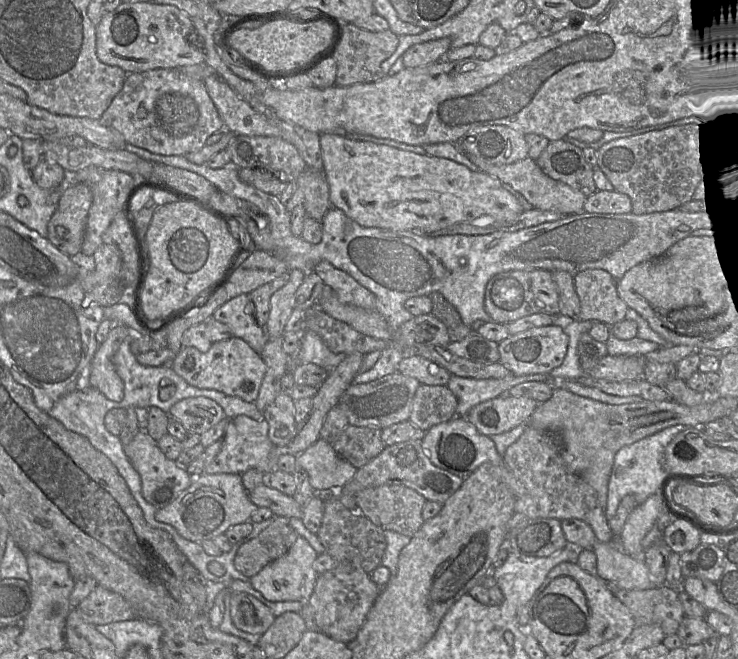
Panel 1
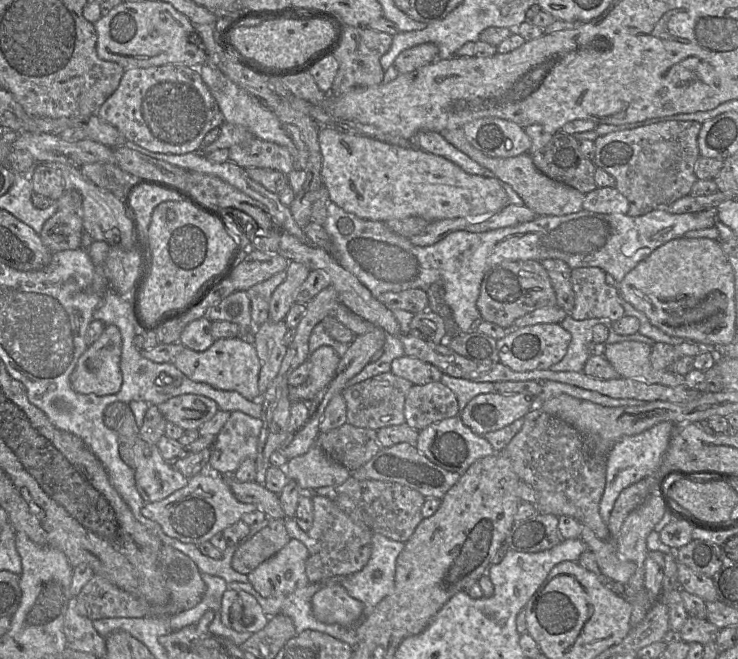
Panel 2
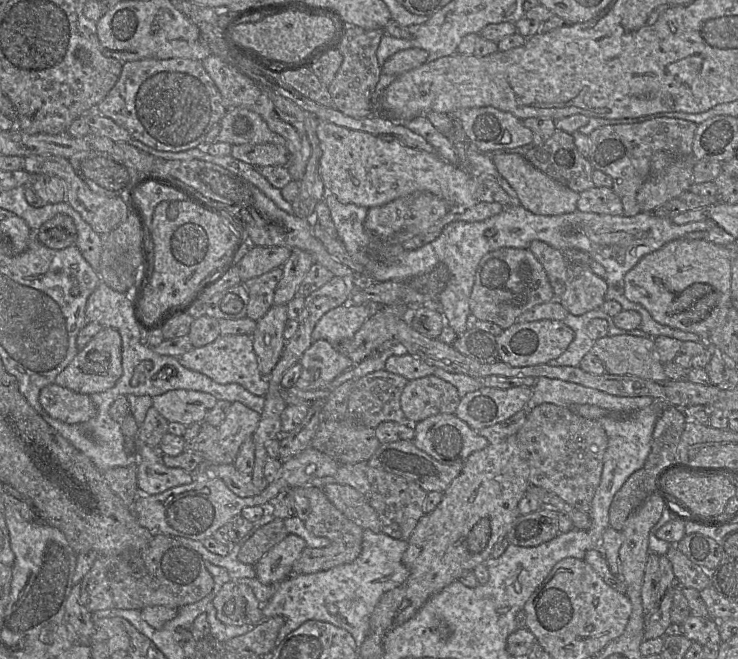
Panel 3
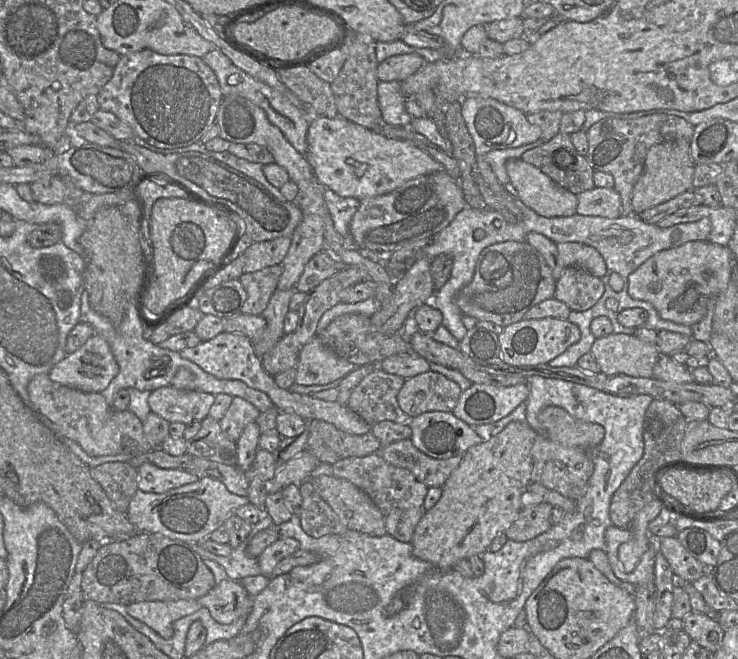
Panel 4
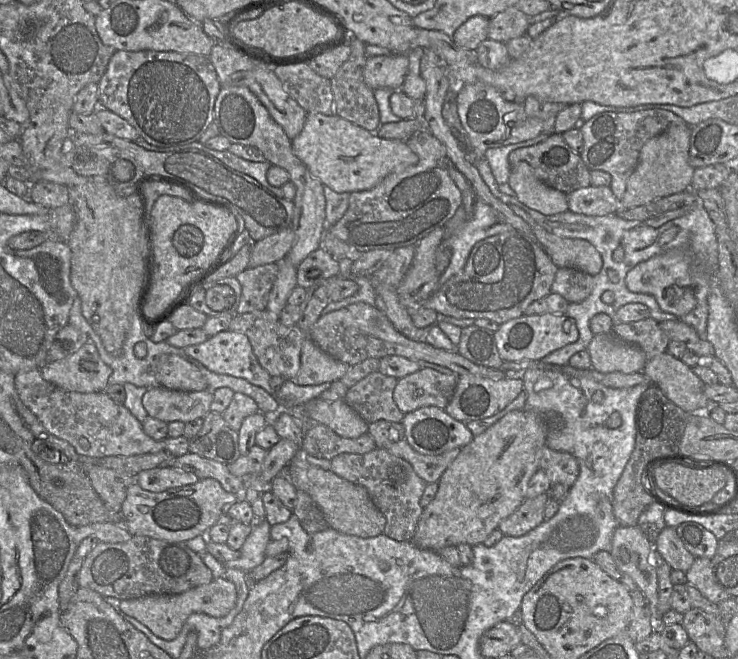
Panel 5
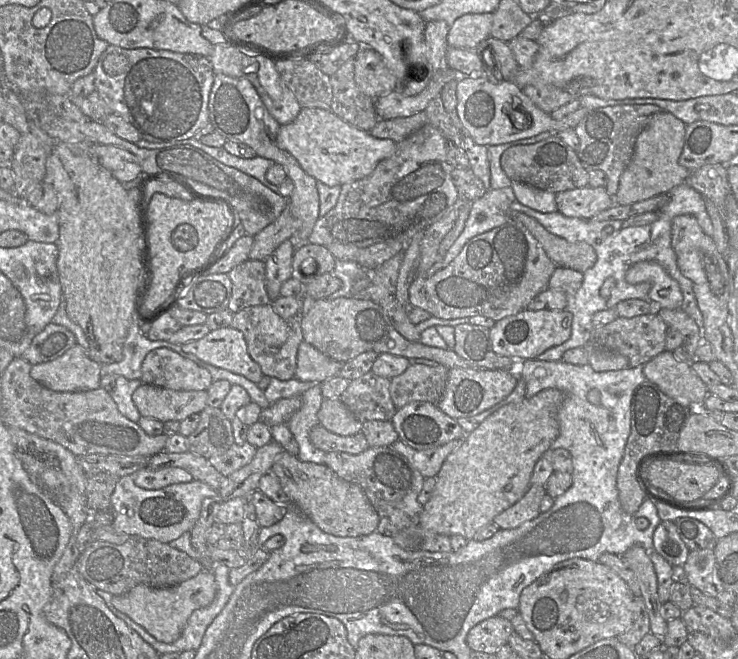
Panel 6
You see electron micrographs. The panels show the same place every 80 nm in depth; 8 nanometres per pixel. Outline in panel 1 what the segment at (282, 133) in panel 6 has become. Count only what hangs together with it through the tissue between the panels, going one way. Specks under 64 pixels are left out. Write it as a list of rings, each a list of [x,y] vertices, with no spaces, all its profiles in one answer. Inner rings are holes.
[[[334,133],[320,135],[320,148],[323,171],[329,185],[330,207],[341,209],[363,227],[407,230],[430,235],[459,223],[511,223],[524,212],[516,197],[505,190],[497,178],[482,171],[473,172],[450,159],[420,155],[369,141],[352,140]]]

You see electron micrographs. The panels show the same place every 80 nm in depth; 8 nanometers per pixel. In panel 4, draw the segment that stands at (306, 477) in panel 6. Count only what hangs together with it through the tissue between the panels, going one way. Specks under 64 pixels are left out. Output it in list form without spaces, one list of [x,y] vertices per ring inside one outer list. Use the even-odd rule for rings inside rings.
[[[327,475],[310,477],[308,480],[349,530],[370,536],[387,534],[382,512],[371,498],[353,483]]]

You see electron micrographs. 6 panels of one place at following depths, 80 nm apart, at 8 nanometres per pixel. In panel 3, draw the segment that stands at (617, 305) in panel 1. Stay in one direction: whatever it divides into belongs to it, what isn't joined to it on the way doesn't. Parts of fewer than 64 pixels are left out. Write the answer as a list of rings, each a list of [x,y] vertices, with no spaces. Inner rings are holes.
[[[568,264],[566,290],[558,299],[572,315],[580,316],[592,310],[602,310],[611,317],[623,308],[615,300],[605,300],[607,282],[582,264]]]

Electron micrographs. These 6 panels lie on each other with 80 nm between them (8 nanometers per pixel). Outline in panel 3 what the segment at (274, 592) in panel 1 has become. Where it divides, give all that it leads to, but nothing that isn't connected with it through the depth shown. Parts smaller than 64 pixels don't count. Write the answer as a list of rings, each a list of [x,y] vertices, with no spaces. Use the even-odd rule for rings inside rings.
[[[289,533],[255,564],[256,578],[265,585],[277,585],[289,578],[294,574],[294,563],[306,547],[301,537]]]

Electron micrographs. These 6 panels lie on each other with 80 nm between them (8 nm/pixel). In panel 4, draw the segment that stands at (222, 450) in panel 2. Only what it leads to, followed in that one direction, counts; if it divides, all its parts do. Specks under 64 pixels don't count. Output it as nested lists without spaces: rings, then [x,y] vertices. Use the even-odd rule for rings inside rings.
[[[233,397],[231,405],[219,423],[226,437],[237,444],[245,426],[255,422],[260,414],[253,404],[241,397]]]

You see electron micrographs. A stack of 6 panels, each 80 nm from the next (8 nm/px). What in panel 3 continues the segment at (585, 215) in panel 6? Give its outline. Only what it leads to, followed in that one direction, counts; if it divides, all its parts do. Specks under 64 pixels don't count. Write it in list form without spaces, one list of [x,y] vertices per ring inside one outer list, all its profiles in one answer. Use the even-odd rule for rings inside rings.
[[[594,187],[580,193],[577,210],[585,213],[623,215],[621,199],[612,188]]]

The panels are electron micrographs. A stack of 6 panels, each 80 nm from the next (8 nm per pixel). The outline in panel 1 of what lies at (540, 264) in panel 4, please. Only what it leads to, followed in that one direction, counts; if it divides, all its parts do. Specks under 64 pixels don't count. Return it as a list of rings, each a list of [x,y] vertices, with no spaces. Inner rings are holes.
[[[543,269],[515,270],[495,275],[486,285],[484,307],[492,321],[500,324],[508,324],[536,313],[561,314],[559,293],[552,273]]]

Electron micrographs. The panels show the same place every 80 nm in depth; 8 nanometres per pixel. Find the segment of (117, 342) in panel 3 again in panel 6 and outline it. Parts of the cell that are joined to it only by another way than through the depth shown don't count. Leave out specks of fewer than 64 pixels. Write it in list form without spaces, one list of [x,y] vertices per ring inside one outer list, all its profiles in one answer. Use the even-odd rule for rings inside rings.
[[[75,344],[55,360],[32,365],[30,375],[40,385],[55,392],[83,392],[100,387],[101,366],[89,357],[84,347]]]

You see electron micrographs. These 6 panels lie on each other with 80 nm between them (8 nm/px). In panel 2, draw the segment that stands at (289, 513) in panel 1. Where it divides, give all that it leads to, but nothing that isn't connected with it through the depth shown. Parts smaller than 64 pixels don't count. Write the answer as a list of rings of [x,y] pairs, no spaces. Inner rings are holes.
[[[225,475],[234,496],[241,502],[254,504],[269,519],[284,519],[279,495],[268,490],[264,485],[253,482],[239,482],[233,475]]]

